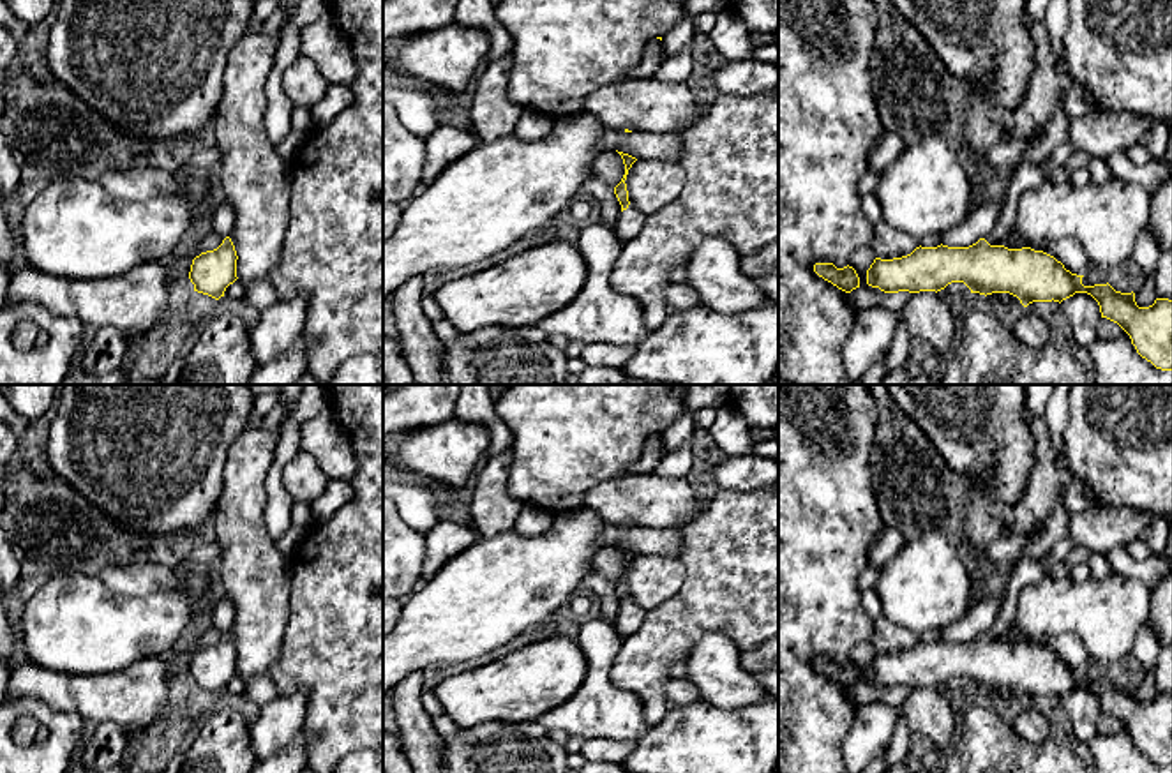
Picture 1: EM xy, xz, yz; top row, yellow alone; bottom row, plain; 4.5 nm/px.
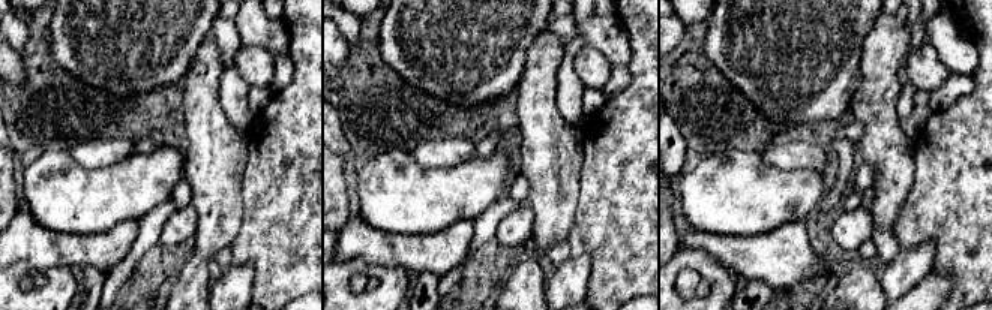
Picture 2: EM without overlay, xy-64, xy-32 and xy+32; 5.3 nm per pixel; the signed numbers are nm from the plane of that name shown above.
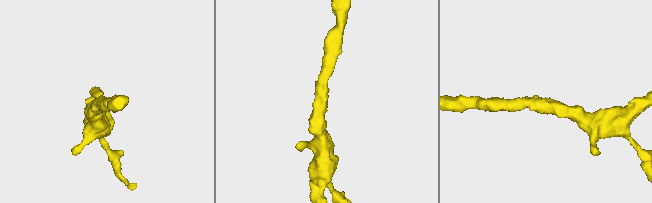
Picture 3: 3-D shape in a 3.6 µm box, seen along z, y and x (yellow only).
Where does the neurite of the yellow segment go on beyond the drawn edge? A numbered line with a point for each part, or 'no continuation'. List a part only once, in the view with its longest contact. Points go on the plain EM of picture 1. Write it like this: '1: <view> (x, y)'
no continuation

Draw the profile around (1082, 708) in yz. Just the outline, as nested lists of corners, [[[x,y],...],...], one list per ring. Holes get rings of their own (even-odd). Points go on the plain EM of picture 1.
[[[1075,688],[1059,699],[1059,709],[1068,717],[1071,734],[1089,743],[1098,734],[1098,722],[1101,715],[1098,697],[1087,688]]]

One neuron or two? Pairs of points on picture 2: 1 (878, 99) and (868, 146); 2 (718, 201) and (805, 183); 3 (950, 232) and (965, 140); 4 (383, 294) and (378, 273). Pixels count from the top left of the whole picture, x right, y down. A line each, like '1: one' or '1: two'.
1: one
2: one
3: one
4: one

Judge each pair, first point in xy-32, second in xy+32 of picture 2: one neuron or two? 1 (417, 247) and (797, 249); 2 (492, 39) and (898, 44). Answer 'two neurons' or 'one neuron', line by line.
1: one neuron
2: two neurons

